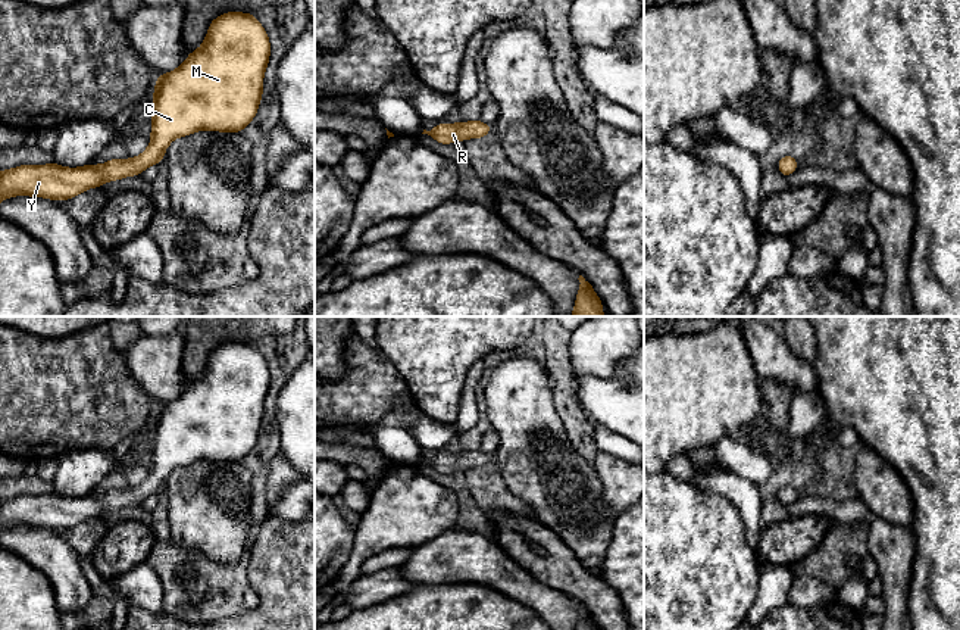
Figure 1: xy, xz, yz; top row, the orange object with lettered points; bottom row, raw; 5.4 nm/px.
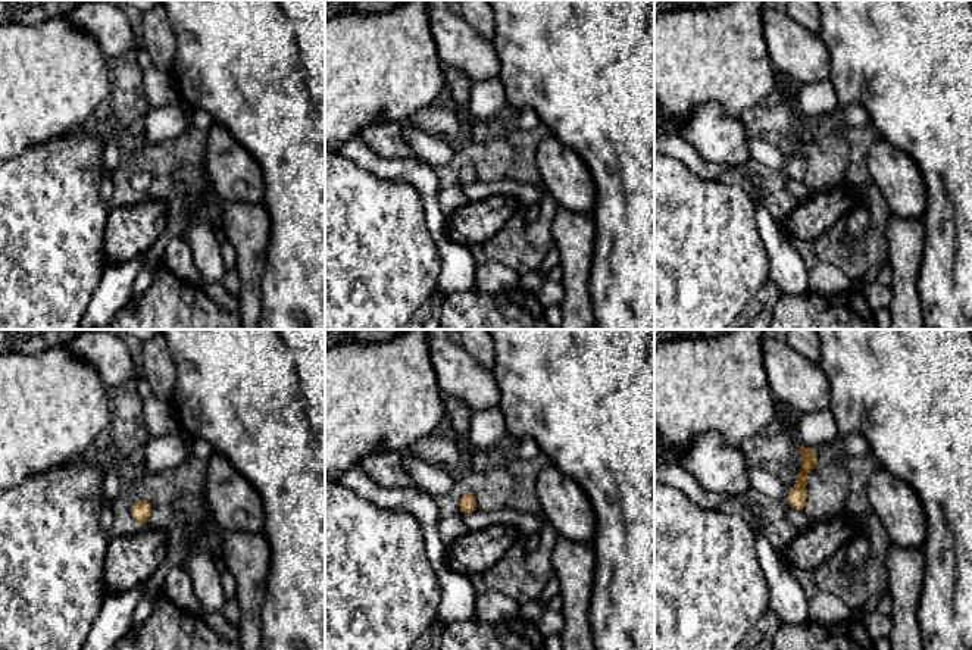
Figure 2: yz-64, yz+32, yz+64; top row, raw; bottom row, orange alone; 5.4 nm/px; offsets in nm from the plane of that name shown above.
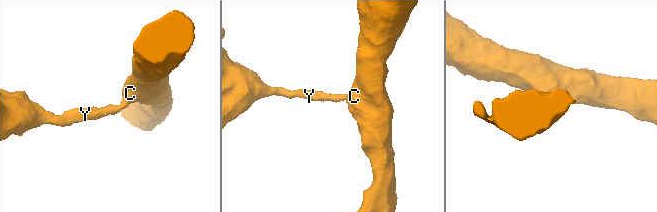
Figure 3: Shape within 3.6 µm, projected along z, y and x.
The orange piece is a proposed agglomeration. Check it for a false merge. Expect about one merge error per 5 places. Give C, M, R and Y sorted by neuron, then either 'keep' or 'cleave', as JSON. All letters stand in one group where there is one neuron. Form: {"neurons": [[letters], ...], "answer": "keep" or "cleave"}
{"neurons": [["C", "M", "R", "Y"]], "answer": "keep"}

